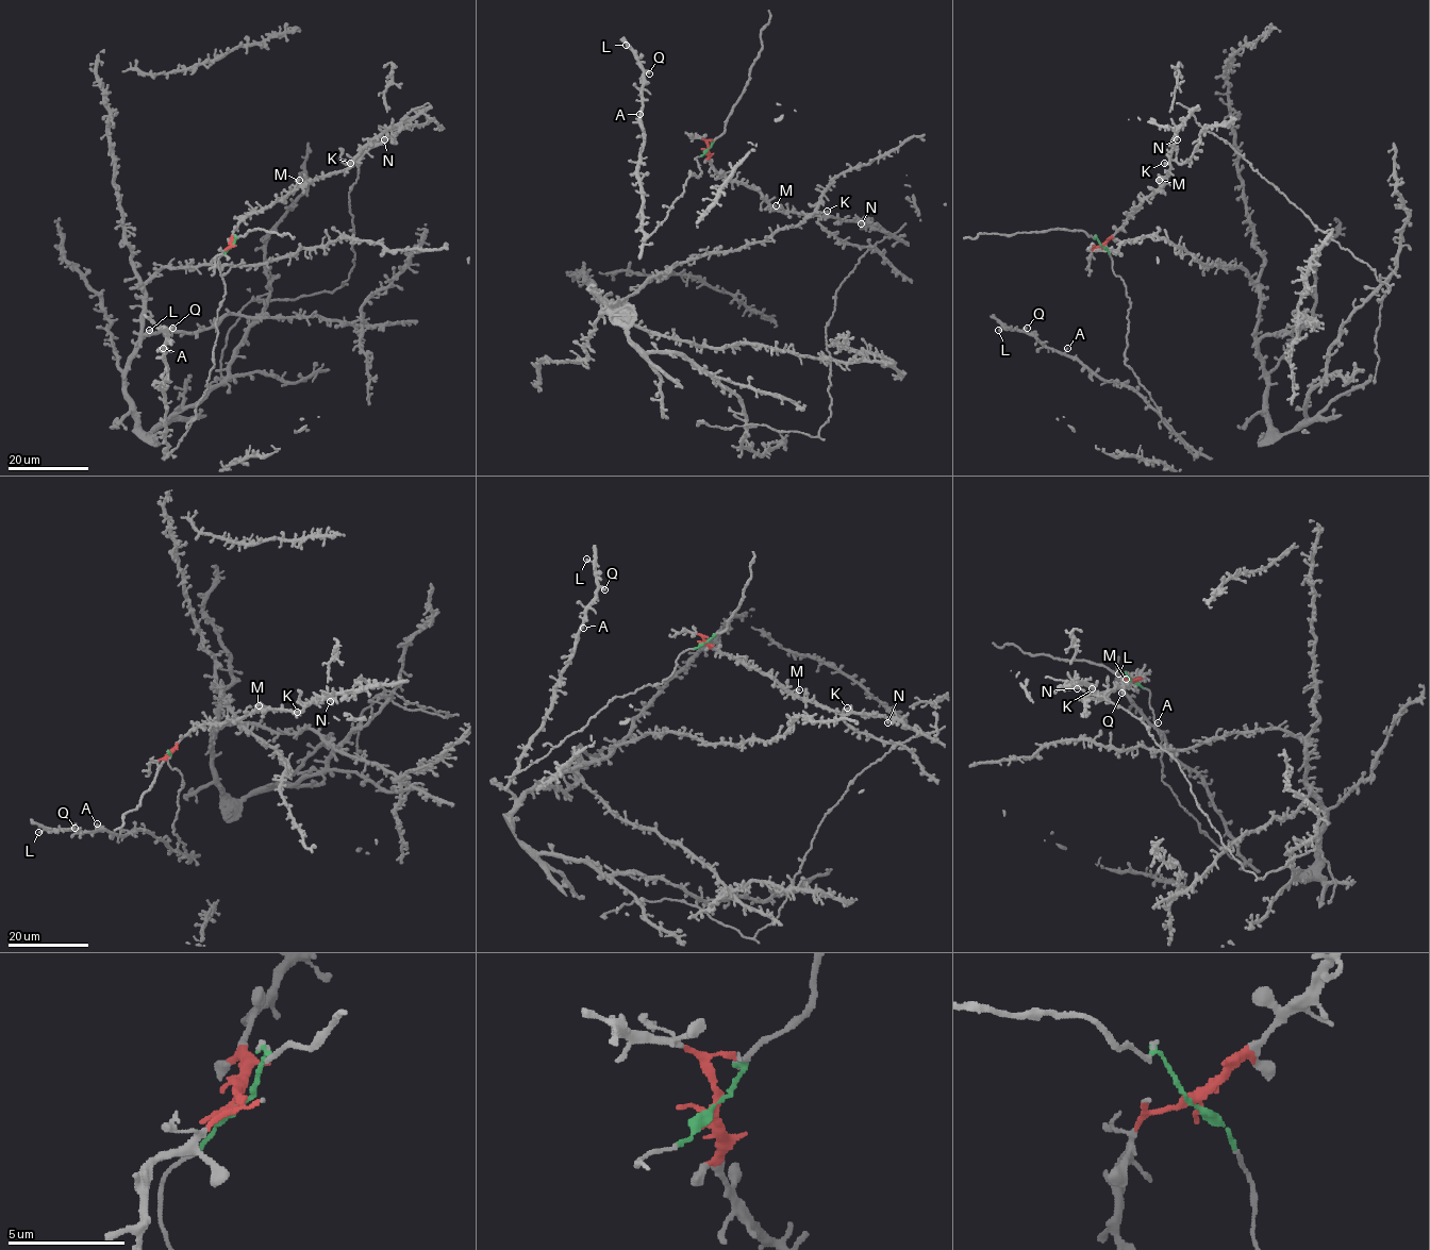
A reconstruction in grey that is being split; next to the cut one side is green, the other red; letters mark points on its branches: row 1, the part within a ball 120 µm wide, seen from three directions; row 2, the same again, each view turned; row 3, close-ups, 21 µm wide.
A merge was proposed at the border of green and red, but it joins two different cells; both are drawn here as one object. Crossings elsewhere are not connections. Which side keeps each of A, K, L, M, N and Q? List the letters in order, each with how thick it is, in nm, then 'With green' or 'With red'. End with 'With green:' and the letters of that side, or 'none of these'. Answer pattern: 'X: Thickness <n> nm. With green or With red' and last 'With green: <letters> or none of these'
A: Thickness 180 nm. With green
K: Thickness 320 nm. With red
L: Thickness 260 nm. With green
M: Thickness 200 nm. With red
N: Thickness 260 nm. With red
Q: Thickness 440 nm. With green
With green: A, L, Q

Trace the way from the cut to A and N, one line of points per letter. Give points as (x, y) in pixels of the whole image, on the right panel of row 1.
A: (1101, 245), (1130, 303), (1125, 364), (1195, 453), (1142, 397), (1097, 377), (1067, 348)
N: (1101, 245), (1166, 179), (1174, 136), (1177, 139)

